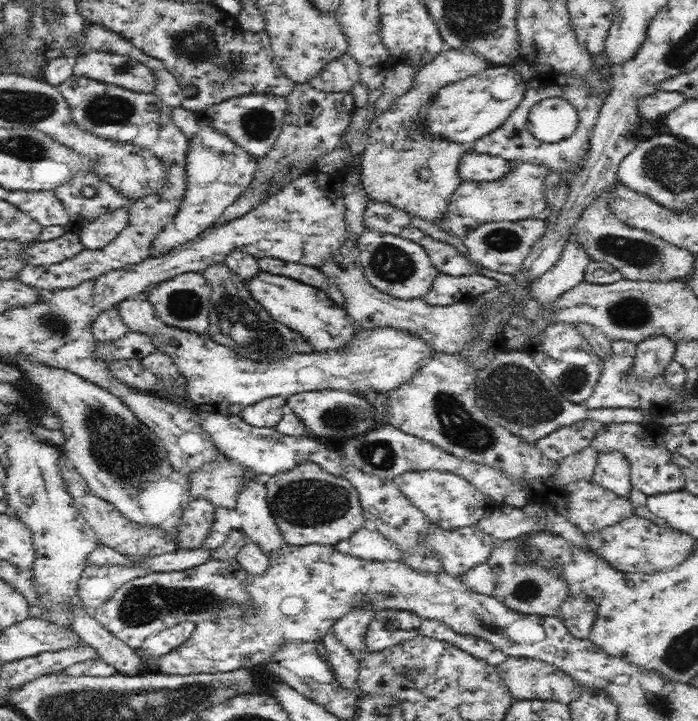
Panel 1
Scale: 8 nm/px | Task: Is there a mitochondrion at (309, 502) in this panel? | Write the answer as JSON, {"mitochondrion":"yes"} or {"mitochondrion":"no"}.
{"mitochondrion":"yes"}

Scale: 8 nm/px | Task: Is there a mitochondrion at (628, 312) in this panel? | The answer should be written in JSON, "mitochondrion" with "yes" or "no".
{"mitochondrion":"yes"}

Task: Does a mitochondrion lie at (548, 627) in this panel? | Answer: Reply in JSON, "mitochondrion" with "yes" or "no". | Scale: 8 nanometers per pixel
{"mitochondrion":"no"}

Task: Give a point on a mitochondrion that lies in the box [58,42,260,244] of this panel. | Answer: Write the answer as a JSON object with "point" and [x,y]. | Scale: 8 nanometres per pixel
{"point":[104,109]}

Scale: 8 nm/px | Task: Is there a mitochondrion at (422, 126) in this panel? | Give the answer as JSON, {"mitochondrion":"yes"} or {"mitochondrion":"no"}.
{"mitochondrion":"no"}

